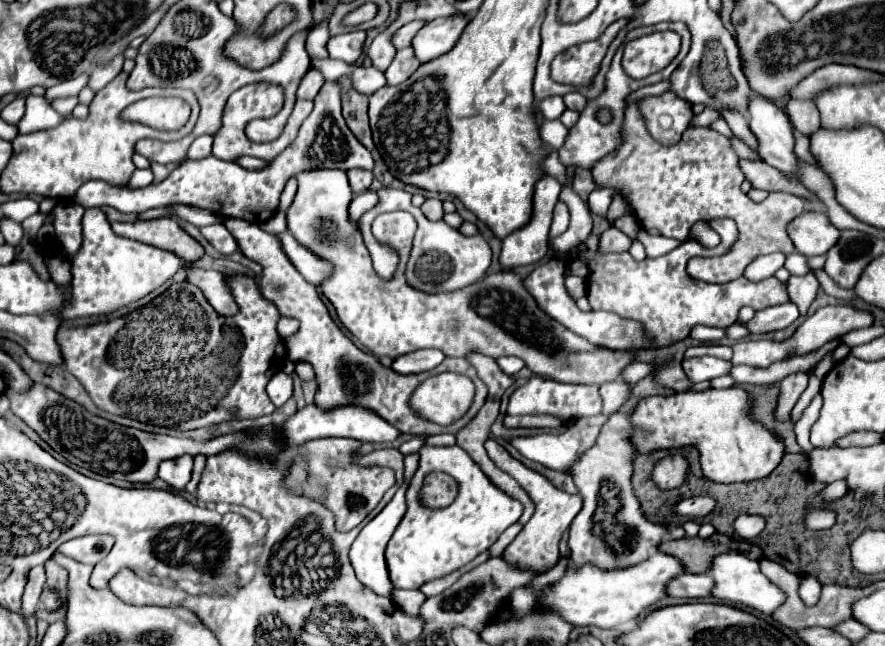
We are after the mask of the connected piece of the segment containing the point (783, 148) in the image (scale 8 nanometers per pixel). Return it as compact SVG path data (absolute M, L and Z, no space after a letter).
M754 93L748 103L748 125L758 139L762 159L780 171L794 173L794 135L786 113L772 101Z

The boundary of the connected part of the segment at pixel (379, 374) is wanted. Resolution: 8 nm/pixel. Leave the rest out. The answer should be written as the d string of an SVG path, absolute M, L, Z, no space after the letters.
M225 218L224 221L227 229L231 231L233 237L236 237L236 243L240 245L240 251L250 261L256 261L258 265L262 265L262 279L258 283L262 297L264 299L272 299L272 303L276 305L280 317L294 317L294 319L300 321L300 329L294 335L284 339L286 357L290 361L308 361L314 367L316 383L318 383L318 391L316 391L314 403L318 407L322 407L326 411L334 409L334 407L344 407L344 405L370 409L376 415L384 417L388 423L394 423L400 431L410 433L410 435L458 433L468 423L468 419L460 419L460 421L456 421L452 425L443 427L422 419L408 405L410 395L414 393L414 389L424 379L428 379L432 375L438 375L438 373L444 373L444 371L456 371L456 373L468 375L474 381L474 385L476 385L476 397L474 397L474 403L470 407L470 419L480 411L480 407L486 401L488 387L476 375L476 369L468 363L468 359L450 359L448 357L436 369L432 369L428 373L420 373L420 375L400 375L400 373L392 371L390 367L384 367L372 353L366 353L366 351L358 349L340 331L340 327L328 315L328 309L326 309L324 301L318 295L318 289L312 283L308 283L292 267L292 263L288 263L288 257L284 255L276 235L270 235L270 233L262 231L256 223L248 223L244 219Z

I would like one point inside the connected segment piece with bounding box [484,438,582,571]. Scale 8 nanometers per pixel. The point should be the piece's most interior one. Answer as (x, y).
(535, 548)

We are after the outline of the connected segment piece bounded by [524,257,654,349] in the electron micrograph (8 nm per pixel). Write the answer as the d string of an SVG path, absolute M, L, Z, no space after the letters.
M554 257L548 259L546 263L538 265L526 279L524 279L524 287L534 295L536 303L540 305L542 311L546 311L548 315L552 315L552 319L556 319L558 323L566 325L570 331L586 337L590 343L596 345L604 345L604 347L612 347L612 349L654 349L654 343L648 339L648 335L644 333L646 329L642 327L642 323L634 321L634 319L624 319L616 313L608 313L608 311L590 311L590 313L582 313L576 307L576 301L566 293L564 289L564 263L562 259Z

